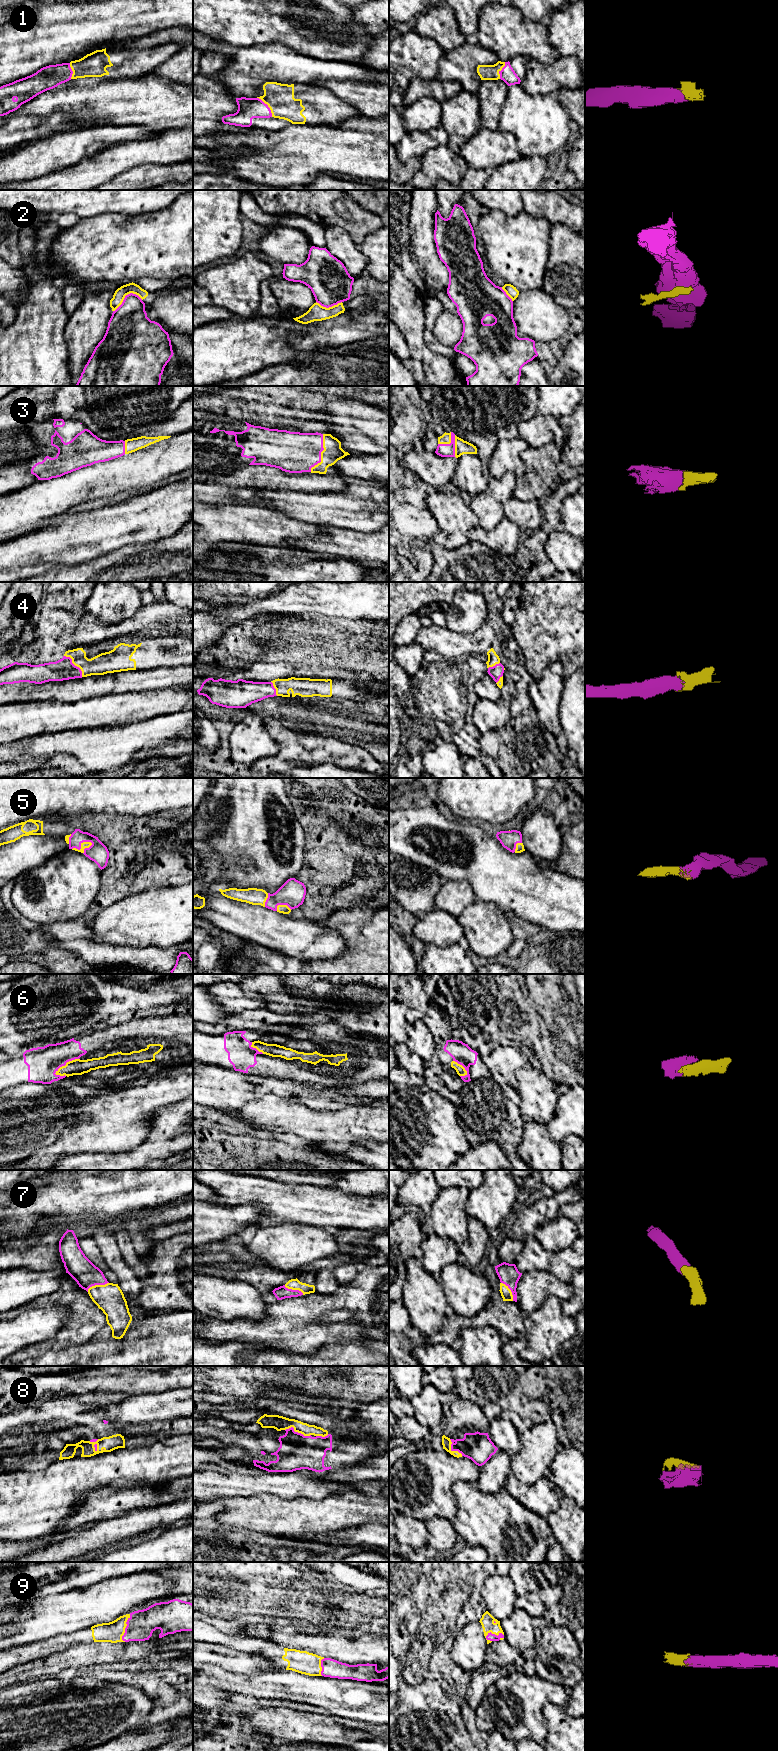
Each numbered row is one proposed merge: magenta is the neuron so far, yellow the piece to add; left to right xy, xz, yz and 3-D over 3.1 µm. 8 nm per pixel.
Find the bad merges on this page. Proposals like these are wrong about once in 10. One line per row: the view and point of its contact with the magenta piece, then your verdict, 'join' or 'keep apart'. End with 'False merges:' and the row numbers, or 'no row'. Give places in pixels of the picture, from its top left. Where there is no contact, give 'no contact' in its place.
1: meets magenta in xz at (267, 106); join
2: meets magenta in xy at (126, 295); keep apart
3: meets magenta in xz at (320, 454); join
4: meets magenta in xy at (74, 665); join
5: meets magenta in xy at (80, 845); join
6: meets magenta in xy at (66, 1062); join
7: meets magenta in xy at (97, 1284); join
8: meets magenta in xz at (297, 1432); join
9: meets magenta in xy at (125, 1628); join
False merges: 2

